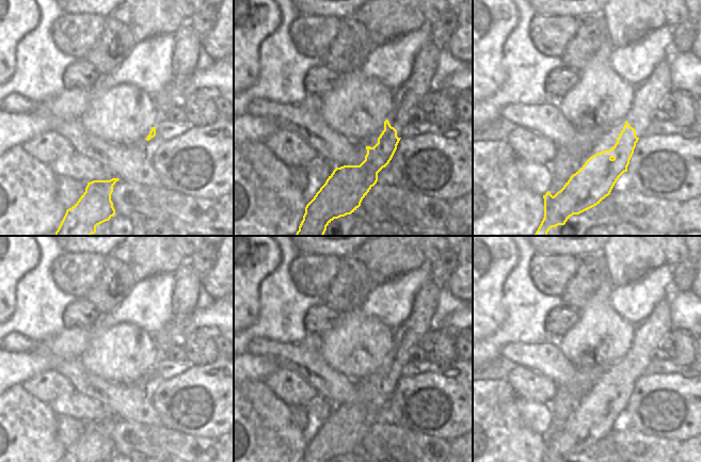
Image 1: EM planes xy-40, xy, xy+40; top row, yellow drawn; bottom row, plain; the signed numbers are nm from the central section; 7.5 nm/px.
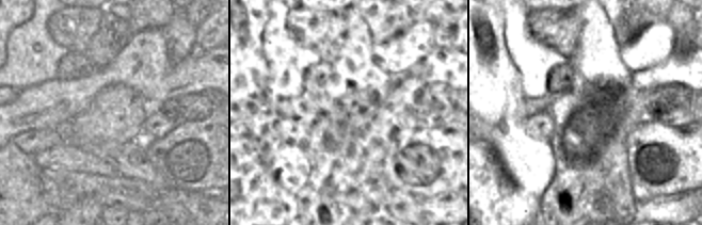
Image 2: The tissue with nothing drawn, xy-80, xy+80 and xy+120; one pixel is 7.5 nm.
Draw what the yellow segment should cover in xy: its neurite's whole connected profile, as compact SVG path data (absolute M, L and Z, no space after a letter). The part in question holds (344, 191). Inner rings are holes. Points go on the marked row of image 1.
M431 39L420 48L414 58L410 77L395 91L393 111L384 122L384 130L378 138L378 143L373 147L366 146L367 154L360 165L344 165L333 171L325 184L306 205L303 220L294 236L323 236L326 226L334 219L351 214L361 206L363 198L377 184L378 173L392 160L401 139L401 130L410 123L410 111L420 106L420 102L431 92L431 79L437 66L439 53L440 49Z

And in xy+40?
M665 59L636 86L627 121L617 143L609 150L590 157L554 196L549 191L543 195L544 218L533 236L547 236L552 227L564 225L573 214L596 206L610 194L619 177L627 172L636 143L651 123L649 115L671 91L670 64Z

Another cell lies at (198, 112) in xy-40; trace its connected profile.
M187 97L180 106L186 115L186 123L192 127L210 127L218 120L218 111L213 99Z

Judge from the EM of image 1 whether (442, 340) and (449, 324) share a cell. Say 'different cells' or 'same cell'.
different cells

